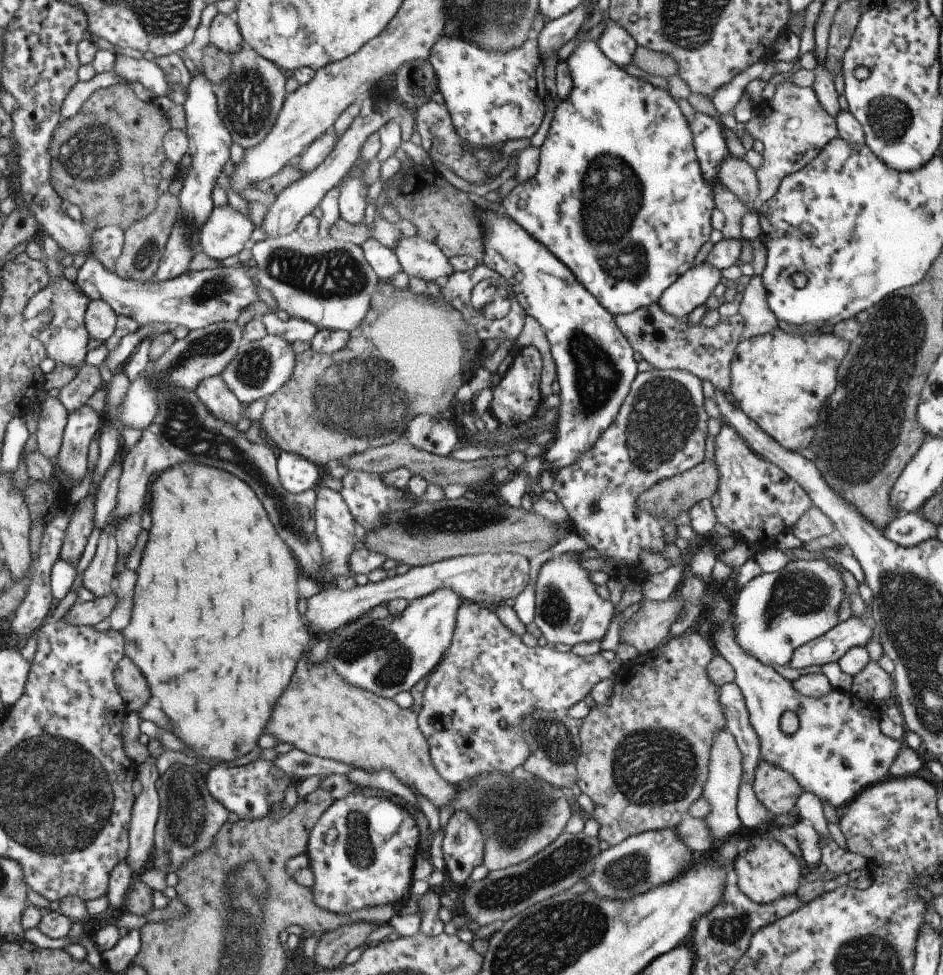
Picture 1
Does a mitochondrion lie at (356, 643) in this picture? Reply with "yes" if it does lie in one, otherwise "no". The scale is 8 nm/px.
yes

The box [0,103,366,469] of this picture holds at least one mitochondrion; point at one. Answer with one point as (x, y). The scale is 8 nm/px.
(95, 153)

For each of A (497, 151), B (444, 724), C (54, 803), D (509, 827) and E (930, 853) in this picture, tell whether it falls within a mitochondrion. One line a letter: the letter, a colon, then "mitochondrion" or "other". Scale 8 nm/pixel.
A: other
B: mitochondrion
C: mitochondrion
D: mitochondrion
E: other

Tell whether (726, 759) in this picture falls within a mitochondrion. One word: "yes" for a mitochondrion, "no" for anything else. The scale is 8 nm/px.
yes

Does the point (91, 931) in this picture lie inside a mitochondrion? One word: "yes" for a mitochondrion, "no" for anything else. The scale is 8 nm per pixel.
no

